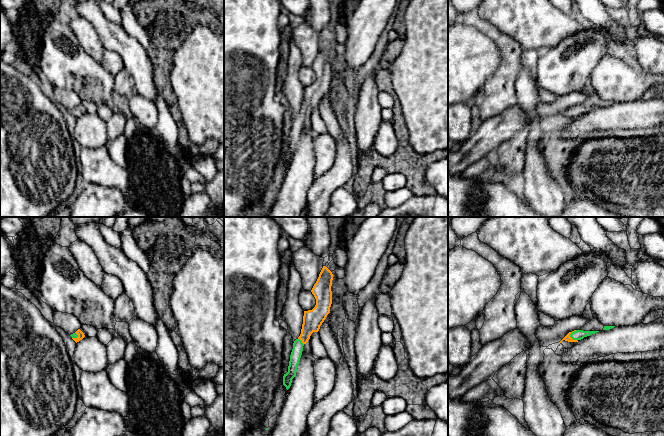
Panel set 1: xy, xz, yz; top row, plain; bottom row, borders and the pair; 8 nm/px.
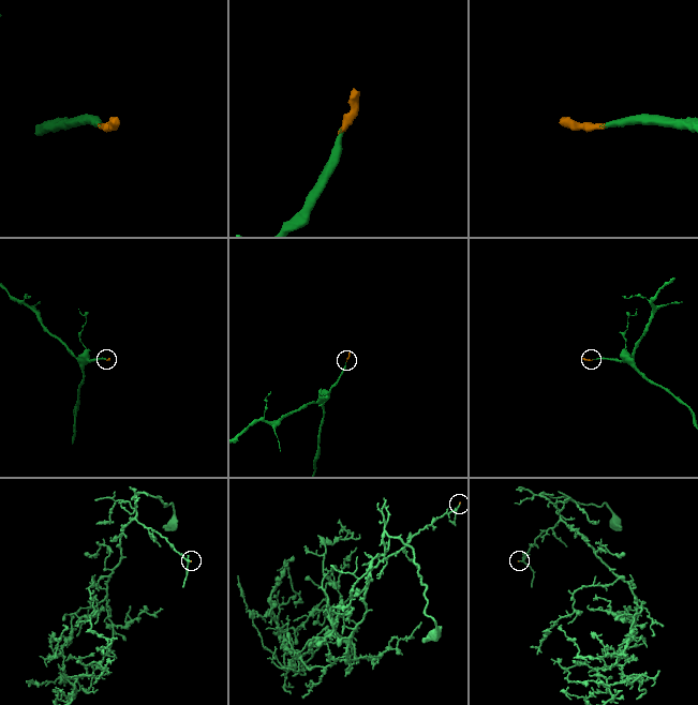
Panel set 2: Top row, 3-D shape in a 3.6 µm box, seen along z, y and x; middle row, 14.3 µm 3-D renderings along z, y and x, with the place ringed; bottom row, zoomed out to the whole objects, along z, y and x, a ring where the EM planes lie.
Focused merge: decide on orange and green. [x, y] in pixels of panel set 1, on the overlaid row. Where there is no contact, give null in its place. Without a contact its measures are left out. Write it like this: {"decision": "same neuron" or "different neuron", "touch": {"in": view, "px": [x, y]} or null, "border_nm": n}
{"decision": "same neuron", "touch": {"in": "yz", "px": [570, 337]}, "border_nm": 100}

